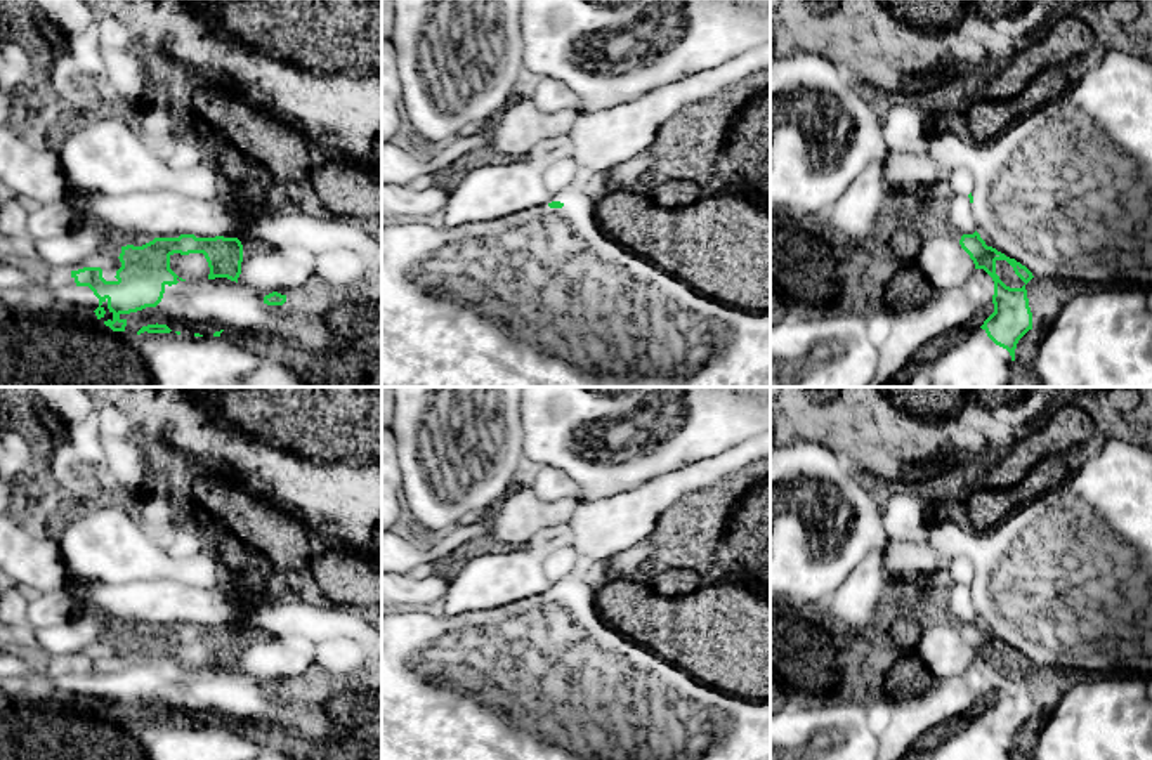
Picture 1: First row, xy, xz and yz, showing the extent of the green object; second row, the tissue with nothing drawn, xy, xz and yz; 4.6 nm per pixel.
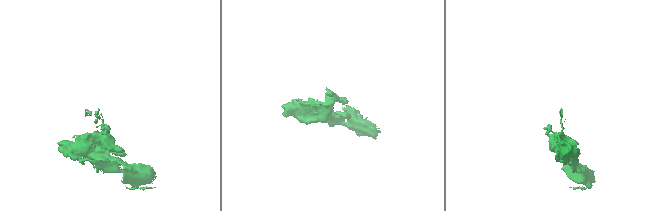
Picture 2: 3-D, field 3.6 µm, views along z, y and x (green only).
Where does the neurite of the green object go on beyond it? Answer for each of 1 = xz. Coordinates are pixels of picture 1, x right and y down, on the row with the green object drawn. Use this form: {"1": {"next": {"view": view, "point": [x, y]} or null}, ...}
{"1": {"next": null}}

